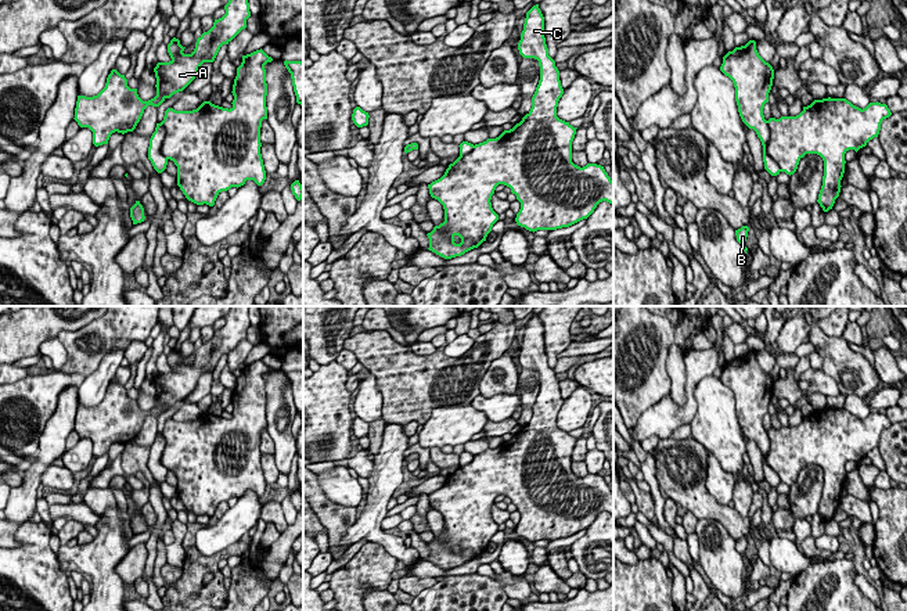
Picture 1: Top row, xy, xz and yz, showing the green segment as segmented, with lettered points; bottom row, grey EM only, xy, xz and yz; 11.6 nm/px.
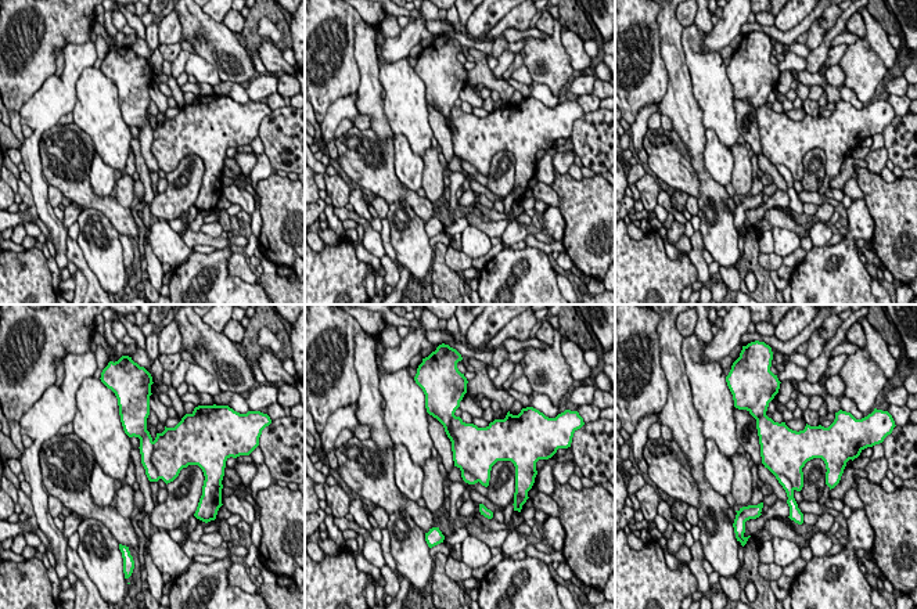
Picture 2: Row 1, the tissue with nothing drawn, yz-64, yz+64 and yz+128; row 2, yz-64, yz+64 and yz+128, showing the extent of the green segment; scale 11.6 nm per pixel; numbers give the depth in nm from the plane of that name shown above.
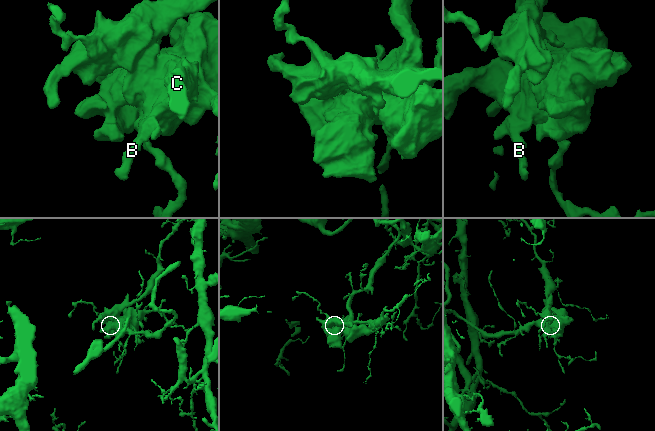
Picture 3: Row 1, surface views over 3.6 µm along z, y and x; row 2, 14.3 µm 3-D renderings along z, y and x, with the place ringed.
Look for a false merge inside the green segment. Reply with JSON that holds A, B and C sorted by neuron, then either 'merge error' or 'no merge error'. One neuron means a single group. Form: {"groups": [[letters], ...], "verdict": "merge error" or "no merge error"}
{"groups": [["A", "B", "C"]], "verdict": "no merge error"}

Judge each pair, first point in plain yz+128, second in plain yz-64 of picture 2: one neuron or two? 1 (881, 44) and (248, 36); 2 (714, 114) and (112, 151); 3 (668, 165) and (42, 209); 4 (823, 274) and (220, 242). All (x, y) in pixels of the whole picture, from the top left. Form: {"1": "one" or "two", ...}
{"1": "two", "2": "one", "3": "two", "4": "two"}

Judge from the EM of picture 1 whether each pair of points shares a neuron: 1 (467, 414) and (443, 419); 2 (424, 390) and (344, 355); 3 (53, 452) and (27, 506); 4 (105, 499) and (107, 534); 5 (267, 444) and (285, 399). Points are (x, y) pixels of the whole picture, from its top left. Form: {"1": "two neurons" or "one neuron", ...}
{"1": "one neuron", "2": "two neurons", "3": "one neuron", "4": "two neurons", "5": "two neurons"}

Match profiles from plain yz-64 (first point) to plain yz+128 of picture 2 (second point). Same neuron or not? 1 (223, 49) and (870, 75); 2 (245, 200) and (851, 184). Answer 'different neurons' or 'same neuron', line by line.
1: same neuron
2: same neuron

